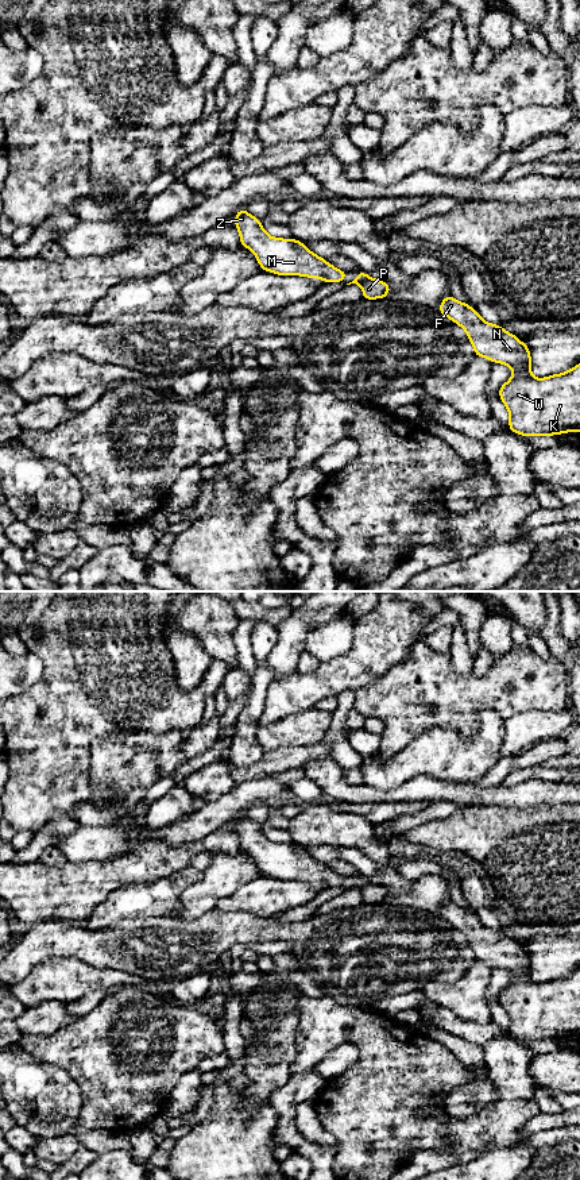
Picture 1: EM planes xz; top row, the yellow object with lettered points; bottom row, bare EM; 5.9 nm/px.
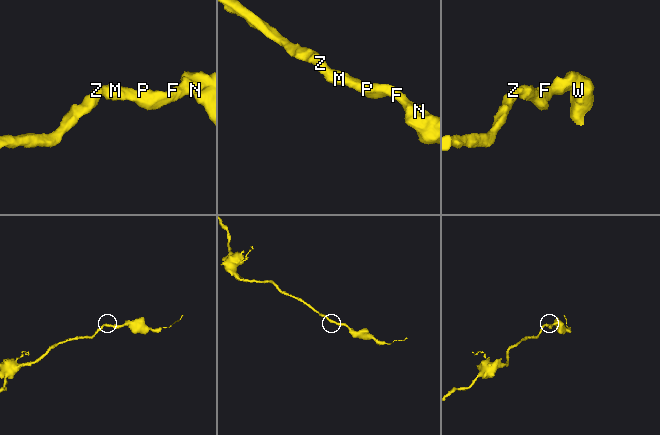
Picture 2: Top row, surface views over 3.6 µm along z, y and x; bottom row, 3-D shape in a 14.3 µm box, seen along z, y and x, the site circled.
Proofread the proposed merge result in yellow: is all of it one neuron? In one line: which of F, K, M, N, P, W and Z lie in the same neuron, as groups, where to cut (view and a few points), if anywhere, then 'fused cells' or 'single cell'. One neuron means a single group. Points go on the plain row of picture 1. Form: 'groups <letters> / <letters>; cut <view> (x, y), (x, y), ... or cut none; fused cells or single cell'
groups F K M N P W Z; cut none; single cell

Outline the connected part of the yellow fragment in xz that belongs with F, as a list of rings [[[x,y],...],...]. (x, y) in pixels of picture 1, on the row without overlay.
[[[452,899],[442,905],[438,917],[467,937],[476,961],[513,975],[513,982],[499,994],[499,1003],[507,1013],[507,1031],[514,1038],[552,1041],[580,1037],[580,968],[561,979],[534,983],[529,952],[515,940],[483,925],[476,914]]]

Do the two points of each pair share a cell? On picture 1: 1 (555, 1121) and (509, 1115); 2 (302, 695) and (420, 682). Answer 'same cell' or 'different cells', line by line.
1: different cells
2: different cells

